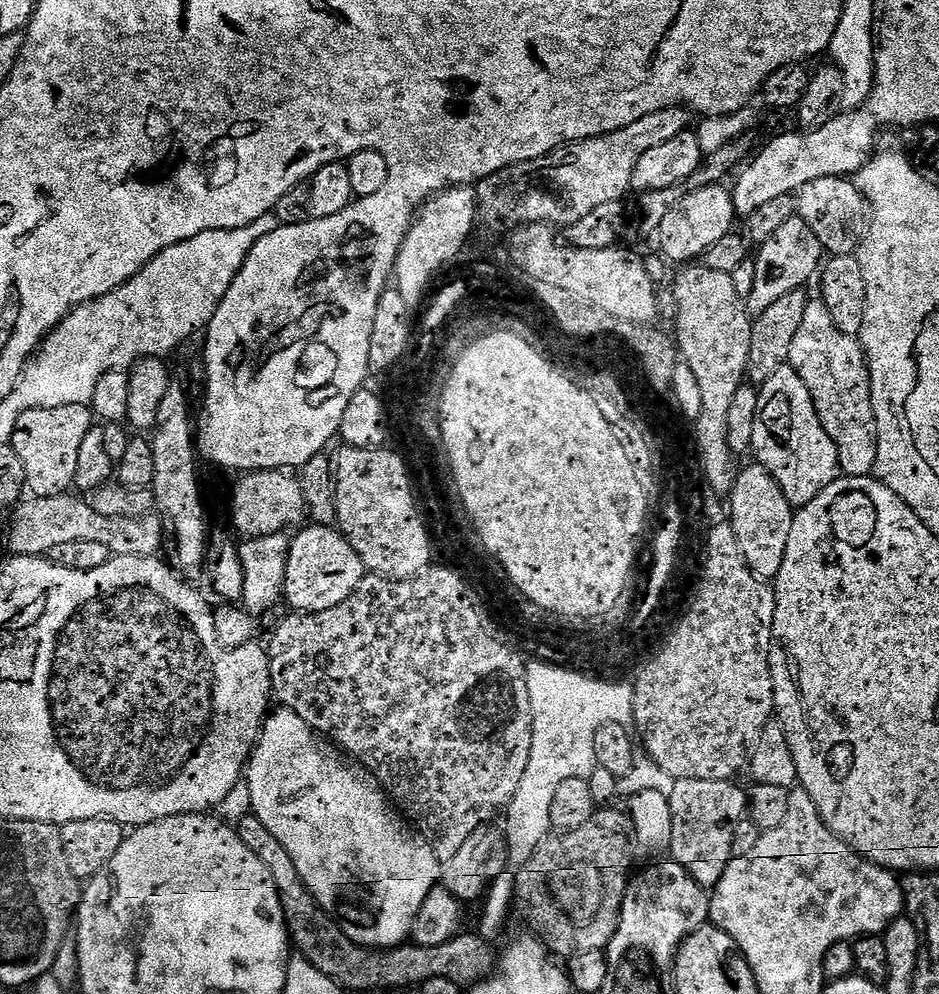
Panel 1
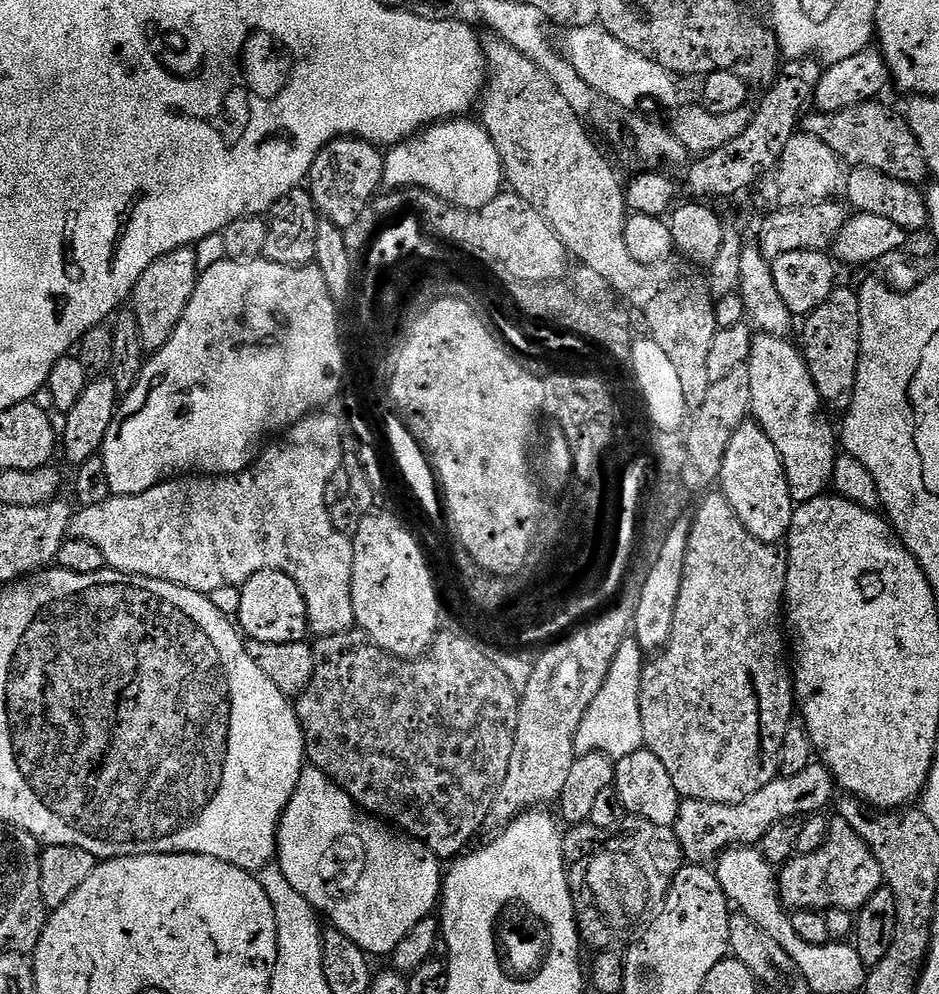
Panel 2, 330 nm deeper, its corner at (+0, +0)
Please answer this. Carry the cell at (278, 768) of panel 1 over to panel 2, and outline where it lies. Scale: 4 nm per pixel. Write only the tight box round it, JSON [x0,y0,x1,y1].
[275,766,442,958]

